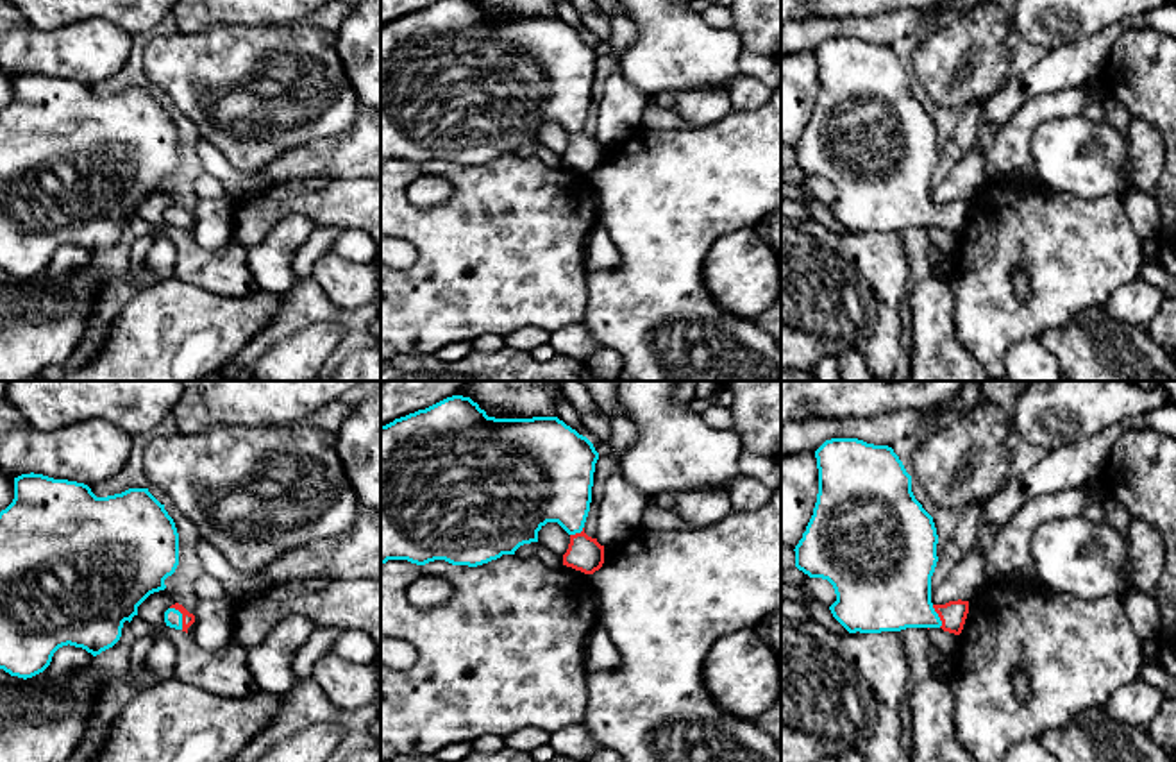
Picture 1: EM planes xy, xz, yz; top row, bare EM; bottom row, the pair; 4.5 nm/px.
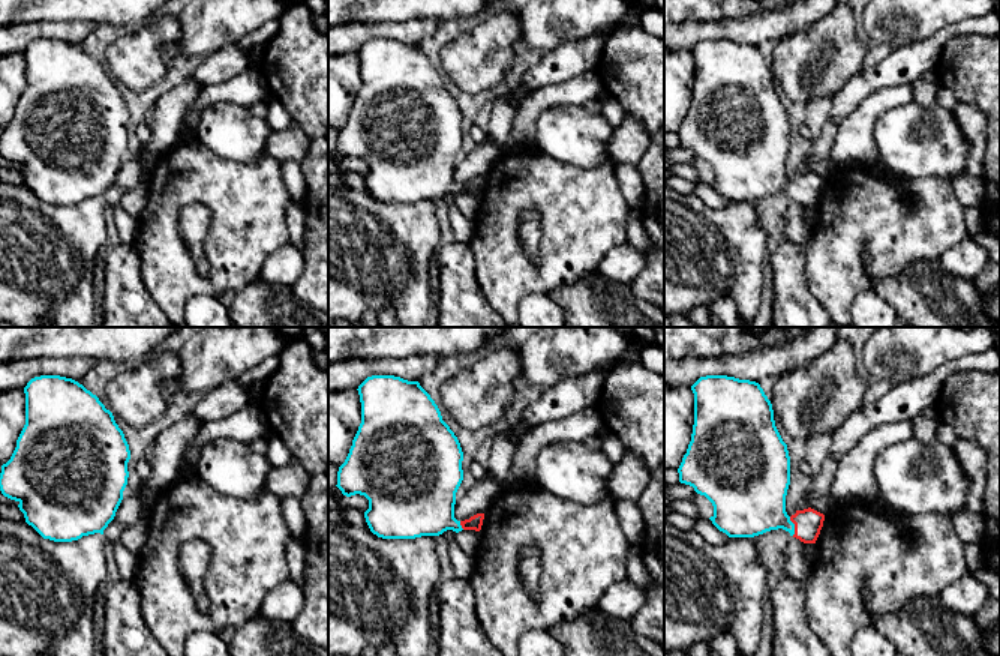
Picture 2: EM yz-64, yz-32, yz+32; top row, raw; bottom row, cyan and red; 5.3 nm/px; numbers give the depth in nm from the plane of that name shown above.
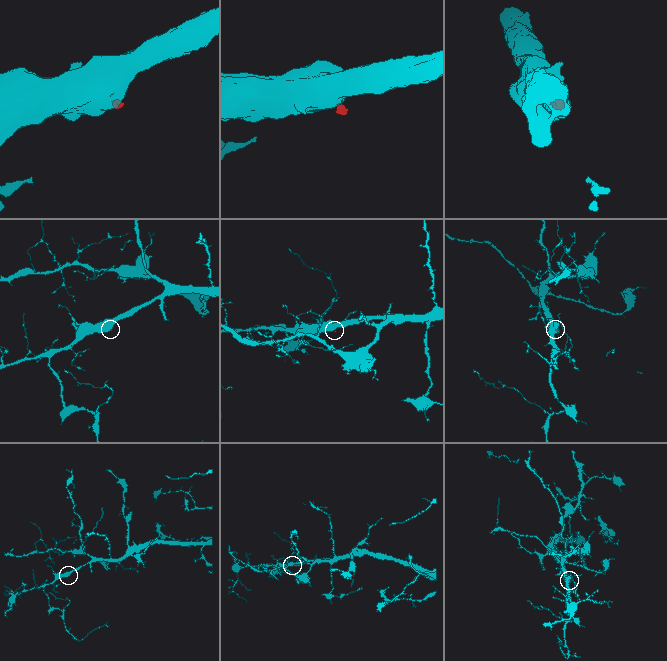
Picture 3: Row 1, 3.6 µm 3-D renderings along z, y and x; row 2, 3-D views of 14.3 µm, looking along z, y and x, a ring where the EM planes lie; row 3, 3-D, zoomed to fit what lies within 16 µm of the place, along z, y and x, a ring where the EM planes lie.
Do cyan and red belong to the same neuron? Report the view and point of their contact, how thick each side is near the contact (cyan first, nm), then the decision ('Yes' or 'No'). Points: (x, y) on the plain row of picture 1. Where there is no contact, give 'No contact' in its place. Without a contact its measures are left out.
Touches cyan at xy (181, 215). Thickness 80 nm (cyan) against 60 nm. Yes

